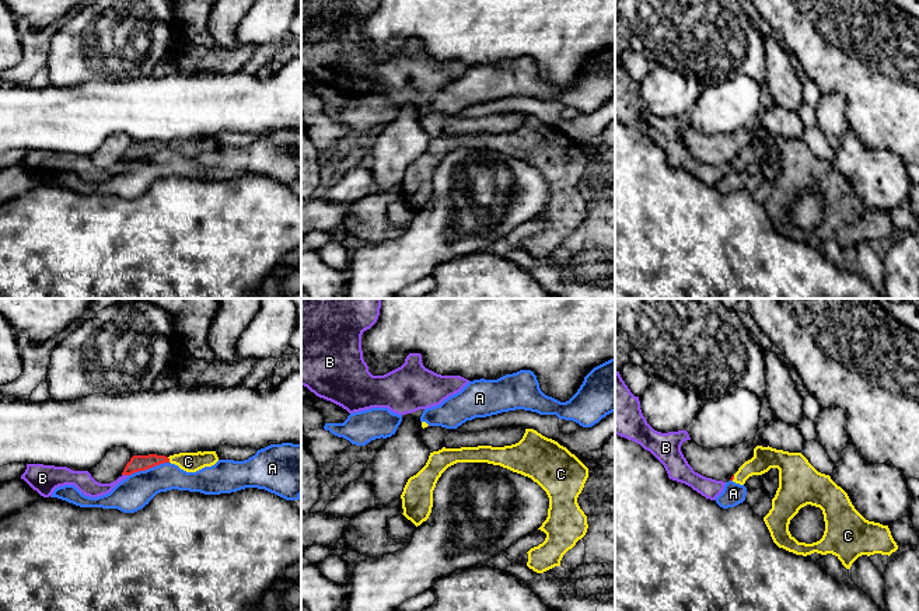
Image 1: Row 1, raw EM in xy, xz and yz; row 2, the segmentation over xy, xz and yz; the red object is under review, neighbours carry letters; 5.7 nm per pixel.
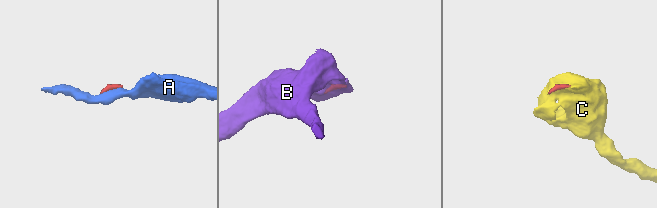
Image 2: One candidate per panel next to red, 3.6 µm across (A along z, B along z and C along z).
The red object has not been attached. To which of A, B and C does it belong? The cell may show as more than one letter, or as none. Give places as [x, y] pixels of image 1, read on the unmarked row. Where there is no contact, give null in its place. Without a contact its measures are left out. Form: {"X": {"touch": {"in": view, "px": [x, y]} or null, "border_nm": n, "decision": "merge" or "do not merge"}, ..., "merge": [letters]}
{"A": {"touch": {"in": "xy", "px": [149, 153]}, "border_nm": 240, "decision": "do not merge"}, "B": {"touch": {"in": "xy", "px": [125, 160]}, "border_nm": 40, "decision": "merge"}, "C": {"touch": {"in": "xy", "px": [168, 146]}, "border_nm": 40, "decision": "merge"}, "merge": ["B", "C"]}

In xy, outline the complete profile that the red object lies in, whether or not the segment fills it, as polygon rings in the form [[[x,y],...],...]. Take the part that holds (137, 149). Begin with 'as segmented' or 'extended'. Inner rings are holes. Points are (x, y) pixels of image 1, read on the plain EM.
extended; [[[216,137],[179,139],[170,143],[148,140],[133,142],[126,150],[122,161],[111,170],[97,168],[88,157],[73,157],[67,153],[55,153],[43,150],[27,150],[25,158],[21,161],[34,177],[41,182],[49,184],[59,172],[74,171],[83,181],[98,184],[109,179],[119,168],[129,161],[146,157],[156,151],[171,149],[186,158],[196,158],[205,153],[212,153],[219,147]]]

